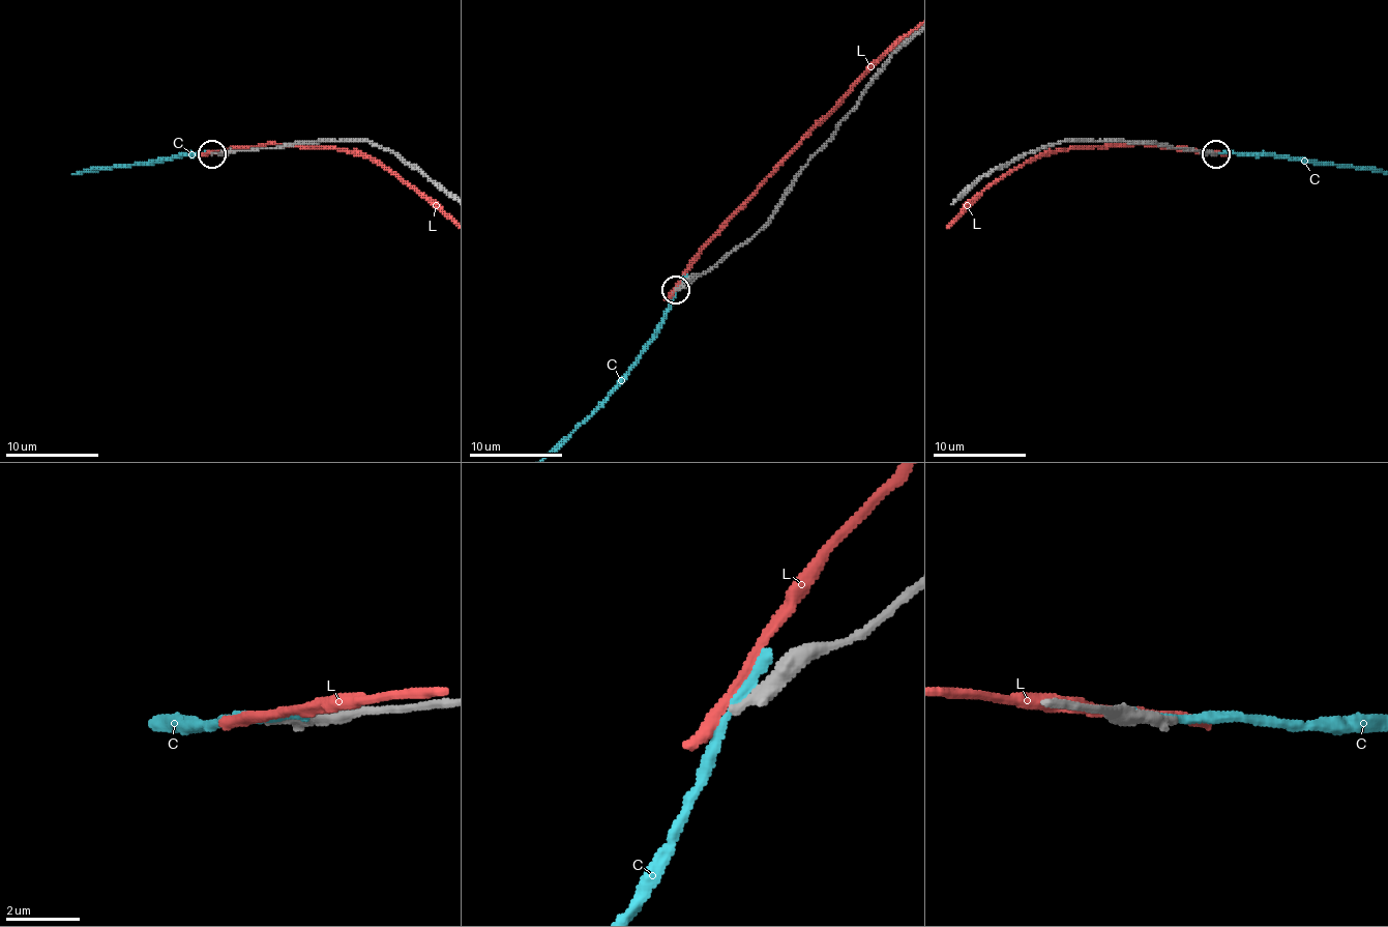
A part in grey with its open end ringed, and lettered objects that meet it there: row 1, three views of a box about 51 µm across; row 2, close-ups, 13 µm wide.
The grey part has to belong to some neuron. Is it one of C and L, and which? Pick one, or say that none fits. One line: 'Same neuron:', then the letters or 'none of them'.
Same neuron: none of them

